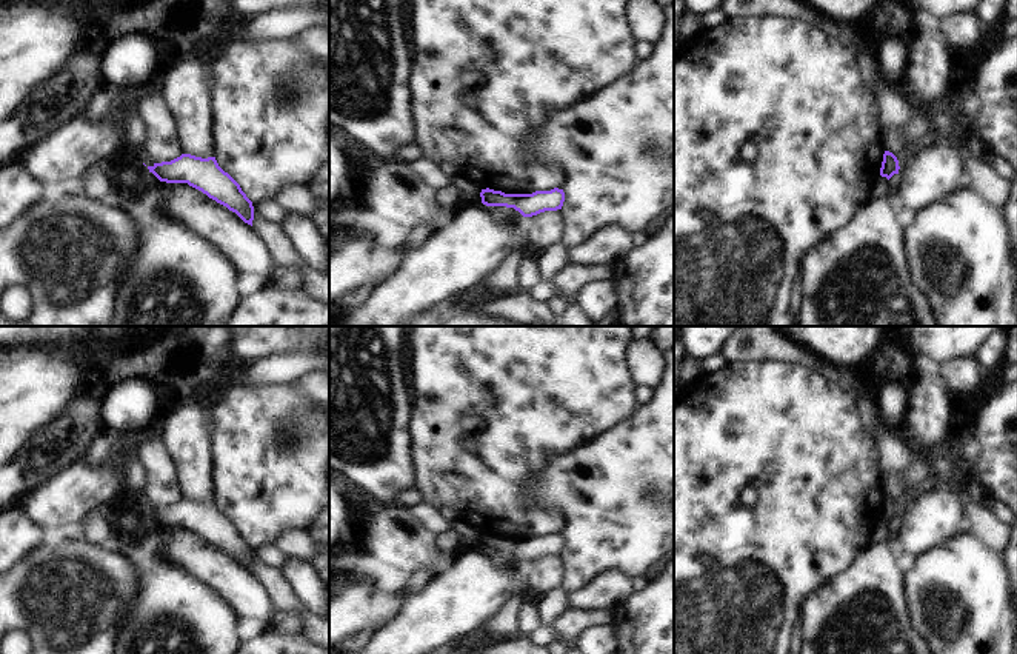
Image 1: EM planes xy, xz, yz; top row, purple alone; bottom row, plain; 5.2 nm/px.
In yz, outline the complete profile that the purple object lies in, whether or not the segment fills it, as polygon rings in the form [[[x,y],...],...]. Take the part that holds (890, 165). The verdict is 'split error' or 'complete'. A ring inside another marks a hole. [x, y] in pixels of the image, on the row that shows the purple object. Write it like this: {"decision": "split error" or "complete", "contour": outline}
{"decision": "complete", "contour": [[[885,151],[880,175],[889,180],[894,174],[899,174],[899,169],[900,166],[897,157],[892,152]]]}

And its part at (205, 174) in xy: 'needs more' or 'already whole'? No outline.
already whole

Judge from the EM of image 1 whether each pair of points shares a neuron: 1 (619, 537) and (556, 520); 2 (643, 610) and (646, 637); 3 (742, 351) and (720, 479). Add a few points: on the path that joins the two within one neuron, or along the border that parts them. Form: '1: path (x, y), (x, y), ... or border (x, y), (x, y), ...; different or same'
1: border (534, 507), (559, 511), (566, 522), (565, 531); different
2: path (646, 616), (646, 631); same
3: border (777, 362), (728, 363); different

